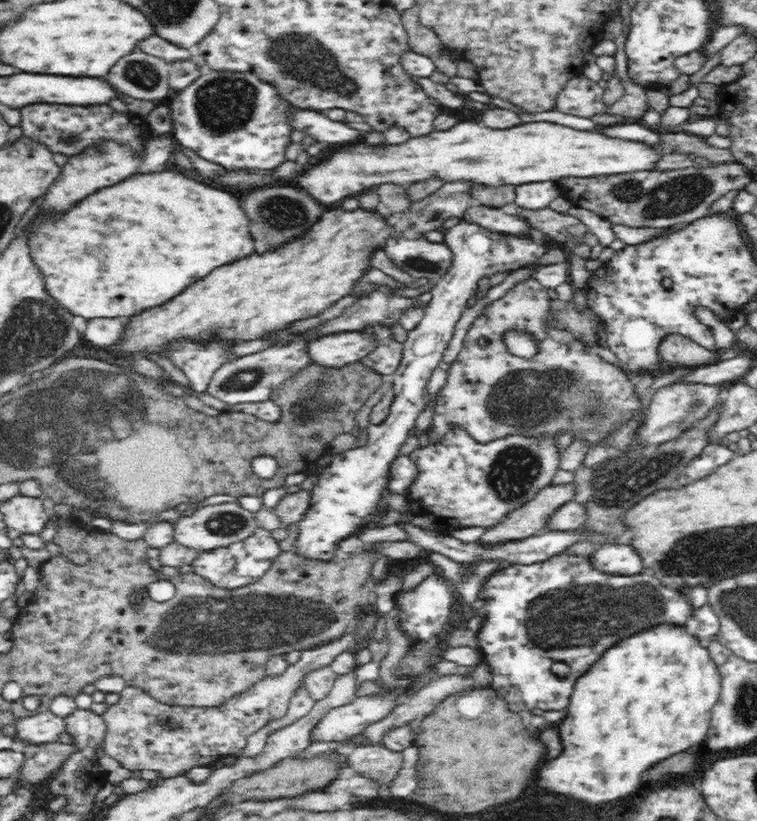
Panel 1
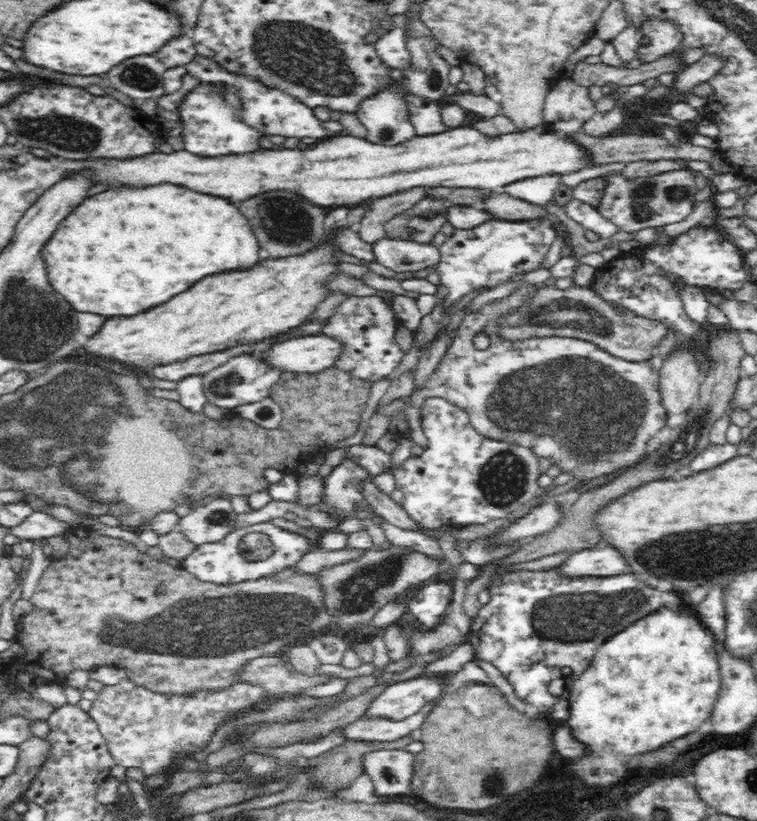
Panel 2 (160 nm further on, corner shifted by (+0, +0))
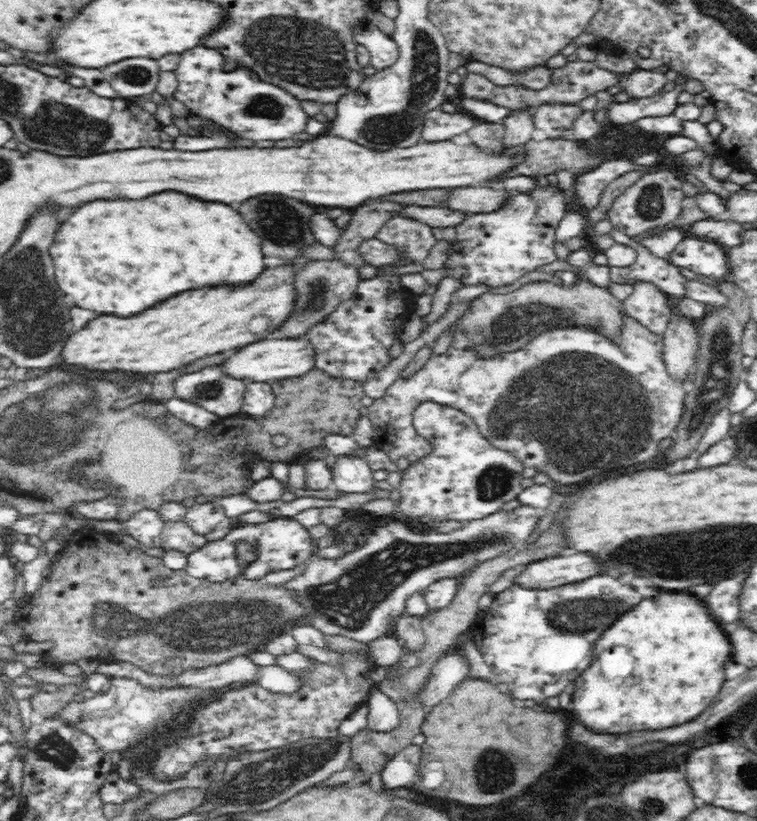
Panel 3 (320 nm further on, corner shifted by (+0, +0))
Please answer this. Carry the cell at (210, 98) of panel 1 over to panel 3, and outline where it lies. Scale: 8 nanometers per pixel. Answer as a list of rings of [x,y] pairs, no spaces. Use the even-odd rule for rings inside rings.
[[[218,124],[208,126],[208,128],[200,128],[198,136],[180,136],[174,144],[174,148],[178,150],[190,150],[190,152],[200,152],[200,150],[216,150],[216,148],[234,148],[238,146],[236,142],[240,142],[242,136],[234,134],[228,128],[222,128]]]

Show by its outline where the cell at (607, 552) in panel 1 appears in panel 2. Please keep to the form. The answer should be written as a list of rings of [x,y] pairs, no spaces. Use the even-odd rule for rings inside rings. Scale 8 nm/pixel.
[[[602,545],[571,553],[559,566],[565,575],[616,576],[628,570],[628,562],[614,546]],[[604,546],[604,548],[600,548]]]

